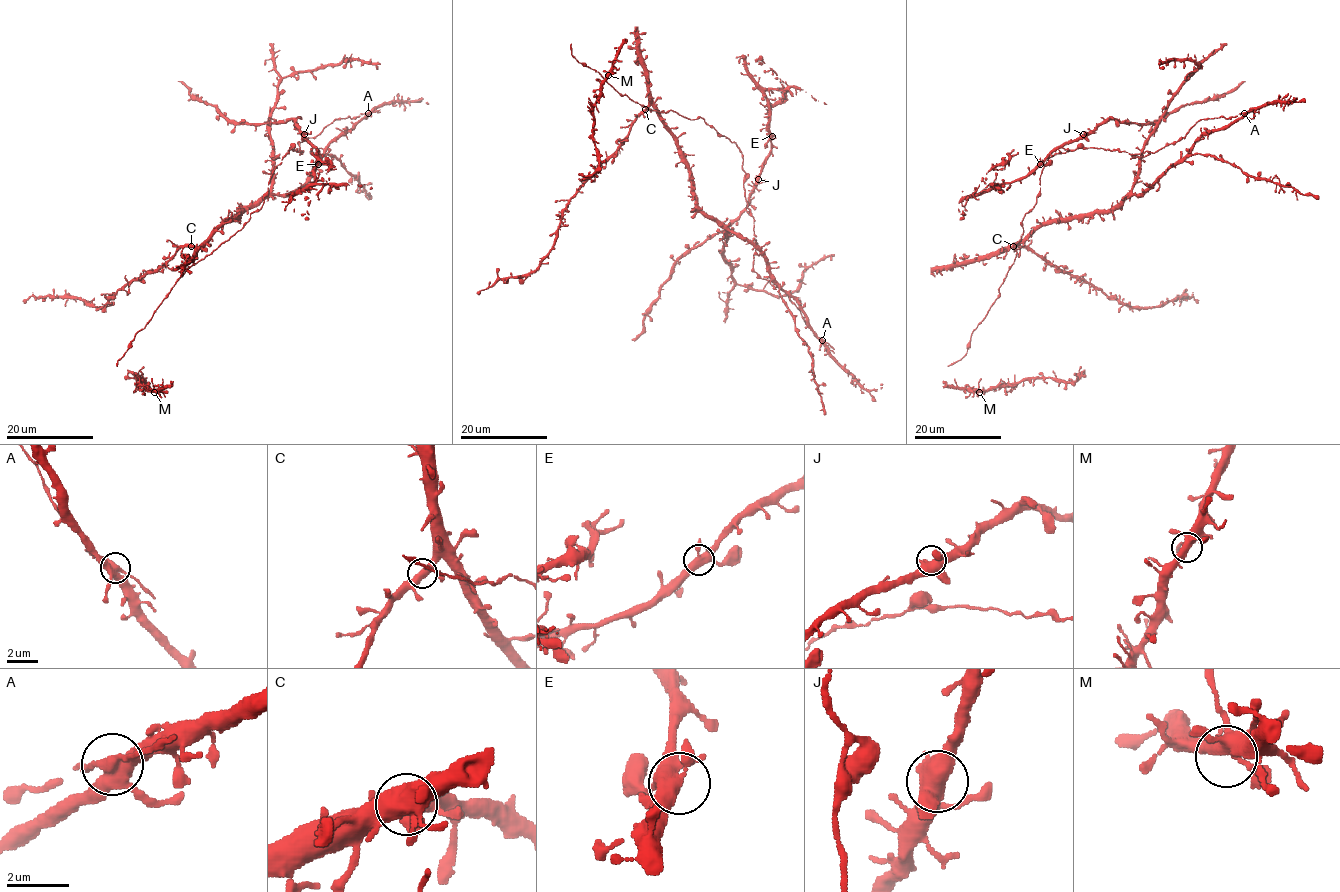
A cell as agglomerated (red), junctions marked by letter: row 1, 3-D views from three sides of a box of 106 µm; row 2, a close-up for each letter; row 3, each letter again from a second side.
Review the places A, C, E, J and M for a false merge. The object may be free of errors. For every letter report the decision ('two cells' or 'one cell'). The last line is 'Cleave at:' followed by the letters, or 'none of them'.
A: one cell
C: one cell
E: one cell
J: one cell
M: one cell
Cleave at: none of them

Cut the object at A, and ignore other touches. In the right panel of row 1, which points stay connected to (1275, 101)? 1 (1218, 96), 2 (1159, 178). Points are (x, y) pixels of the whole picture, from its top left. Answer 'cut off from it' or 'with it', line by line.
1: with it
2: with it

